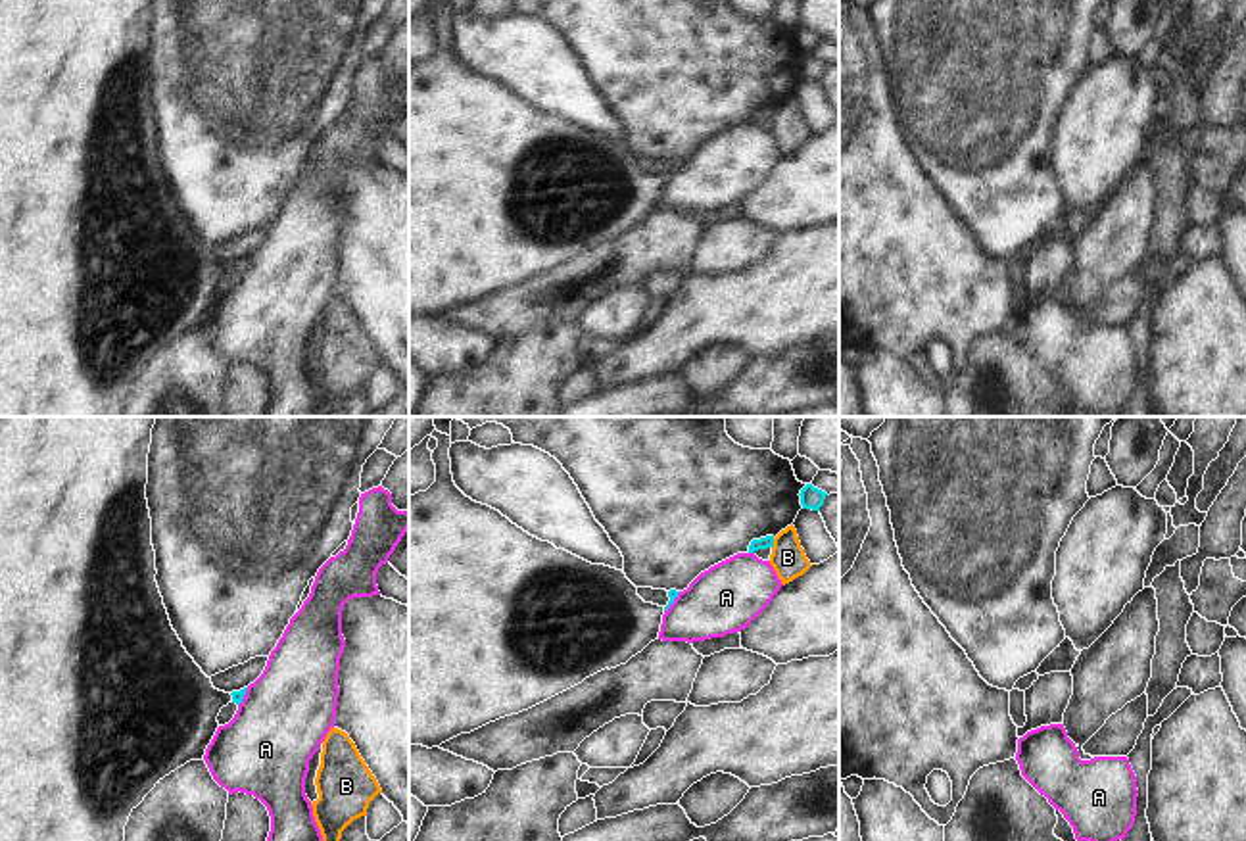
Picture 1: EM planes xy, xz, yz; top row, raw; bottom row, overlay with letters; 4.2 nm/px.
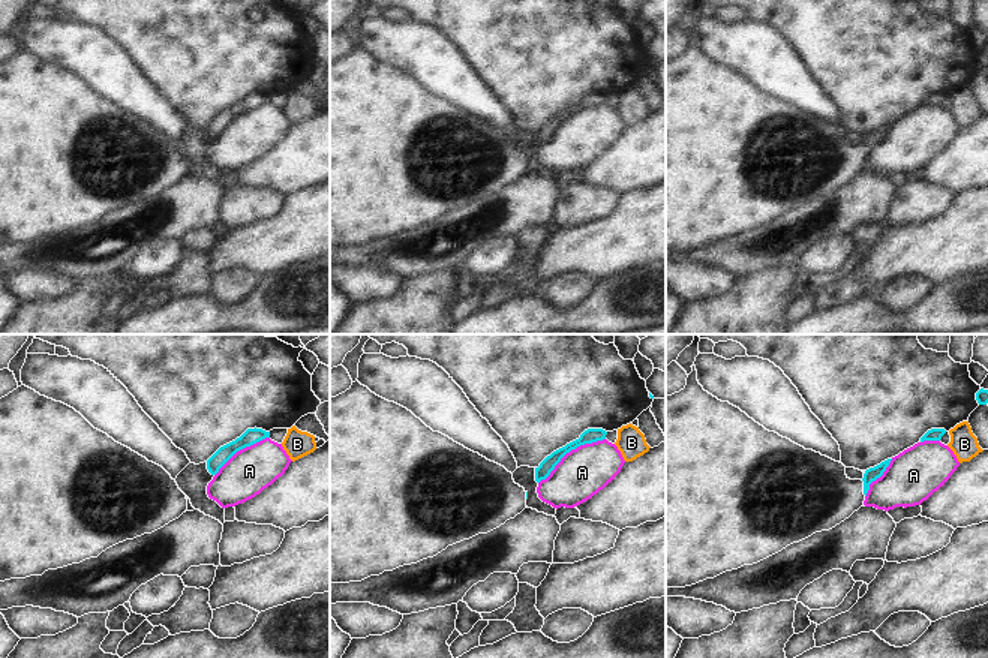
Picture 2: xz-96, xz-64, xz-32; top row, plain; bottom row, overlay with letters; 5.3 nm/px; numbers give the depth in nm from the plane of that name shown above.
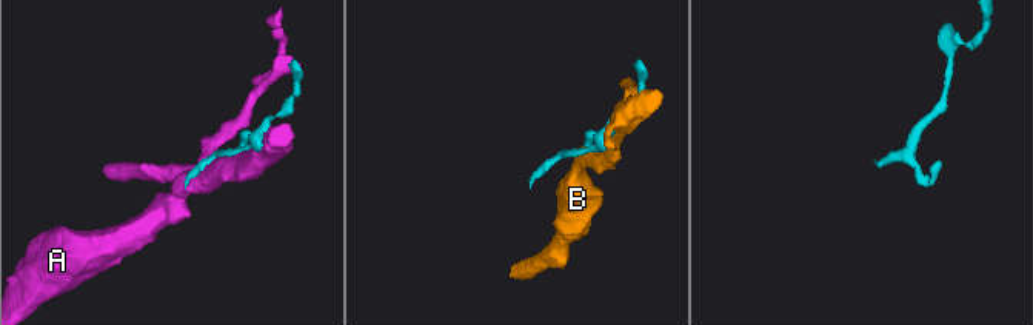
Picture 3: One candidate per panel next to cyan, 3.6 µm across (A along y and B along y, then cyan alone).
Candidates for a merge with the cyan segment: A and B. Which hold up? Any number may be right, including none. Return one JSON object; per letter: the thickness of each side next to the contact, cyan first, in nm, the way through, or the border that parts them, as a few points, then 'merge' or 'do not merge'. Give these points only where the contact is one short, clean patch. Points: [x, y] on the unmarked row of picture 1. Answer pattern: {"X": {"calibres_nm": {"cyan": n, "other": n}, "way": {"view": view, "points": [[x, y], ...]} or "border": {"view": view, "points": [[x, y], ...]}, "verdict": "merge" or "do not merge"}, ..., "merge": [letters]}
{"A": {"calibres_nm": {"cyan": 50, "other": 280}, "verdict": "do not merge"}, "B": {"calibres_nm": {"cyan": 50, "other": 150}, "verdict": "do not merge"}, "merge": []}

